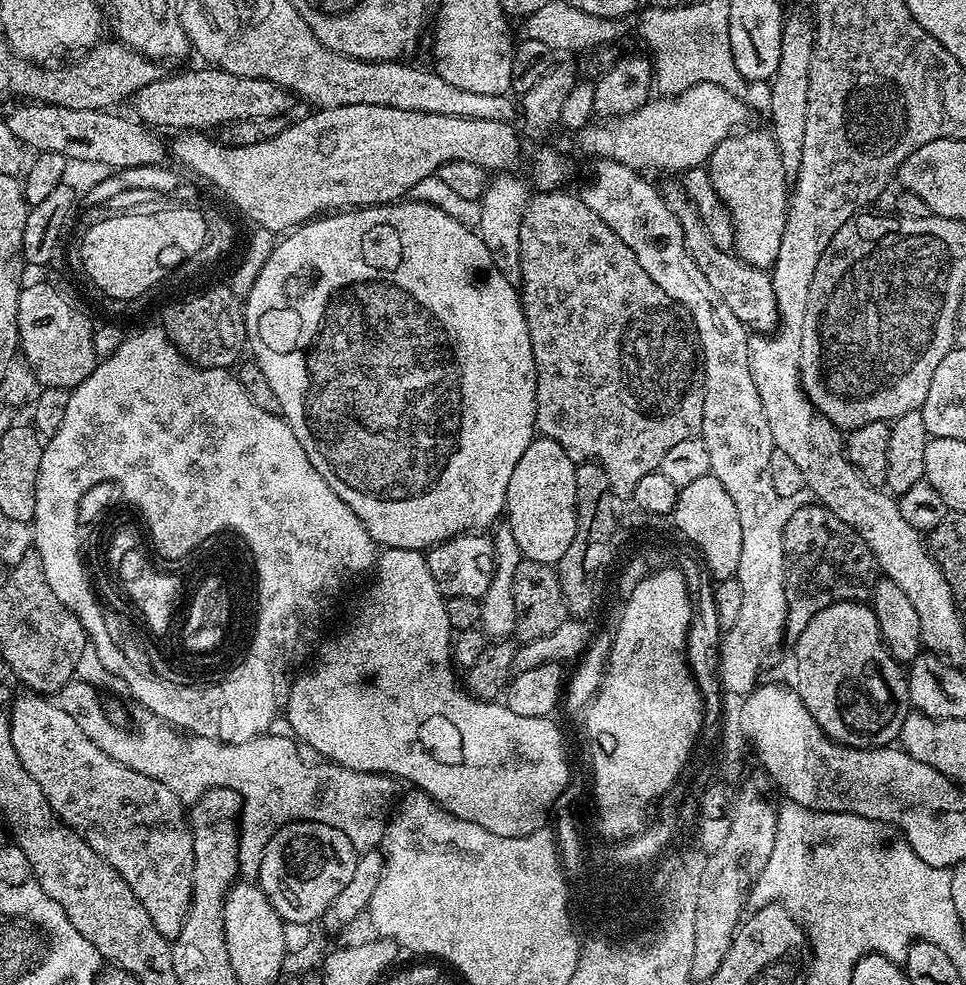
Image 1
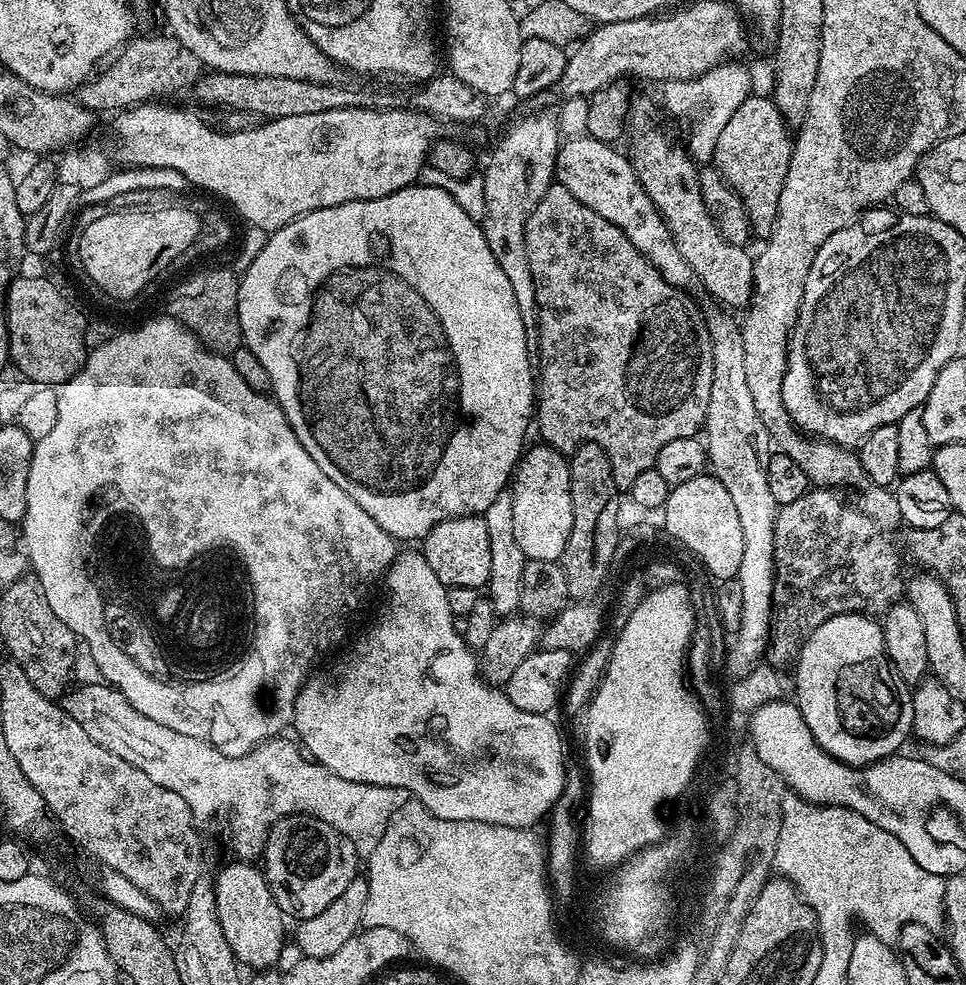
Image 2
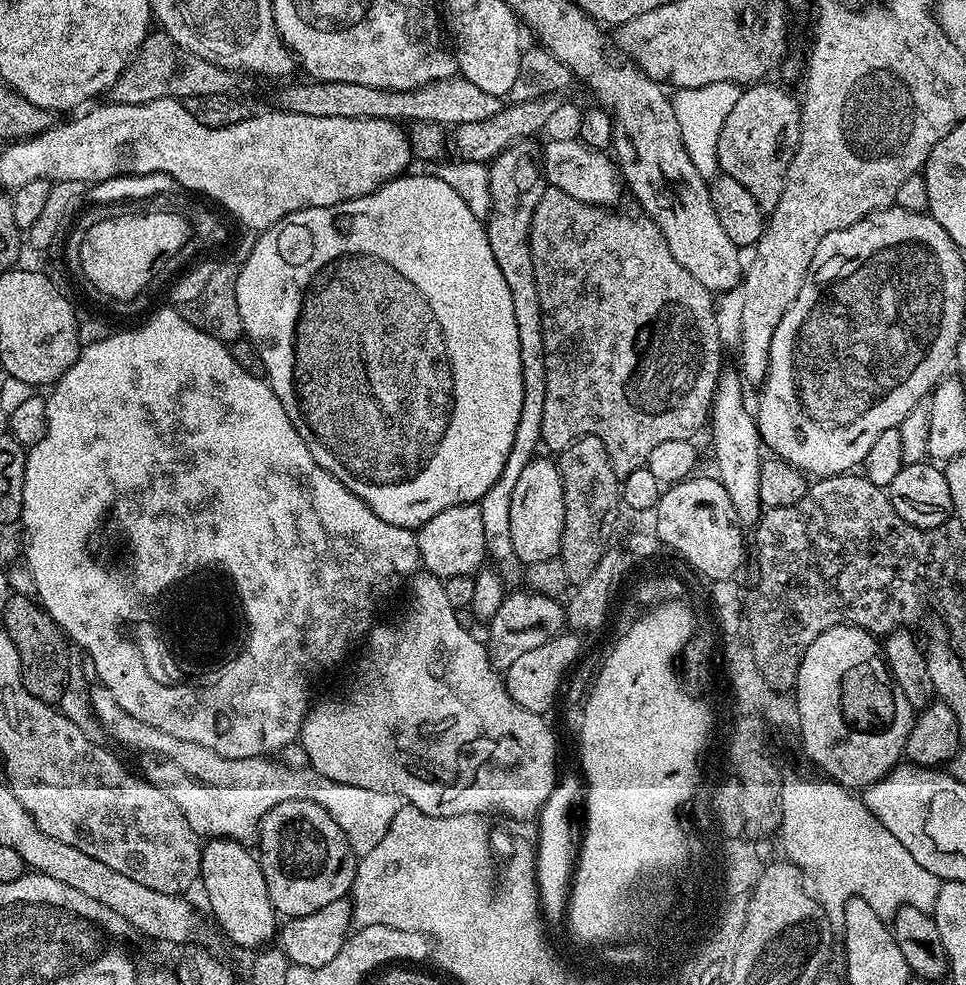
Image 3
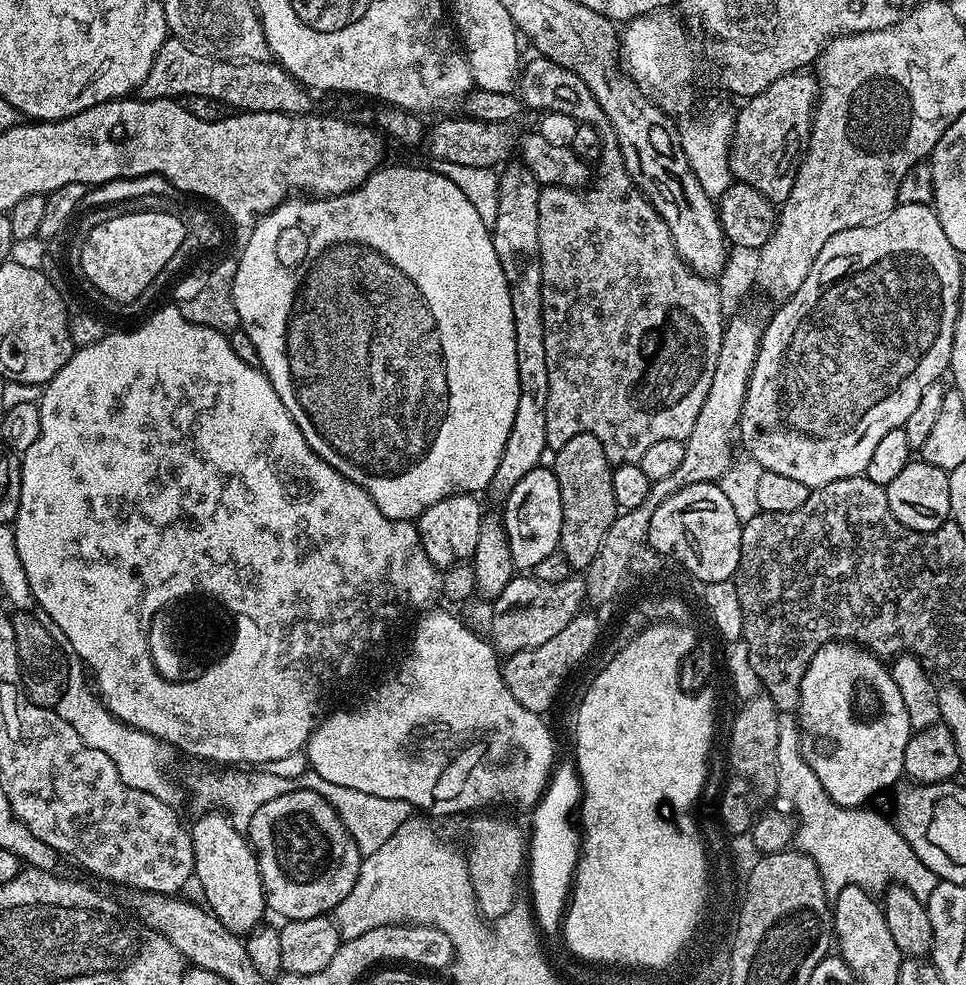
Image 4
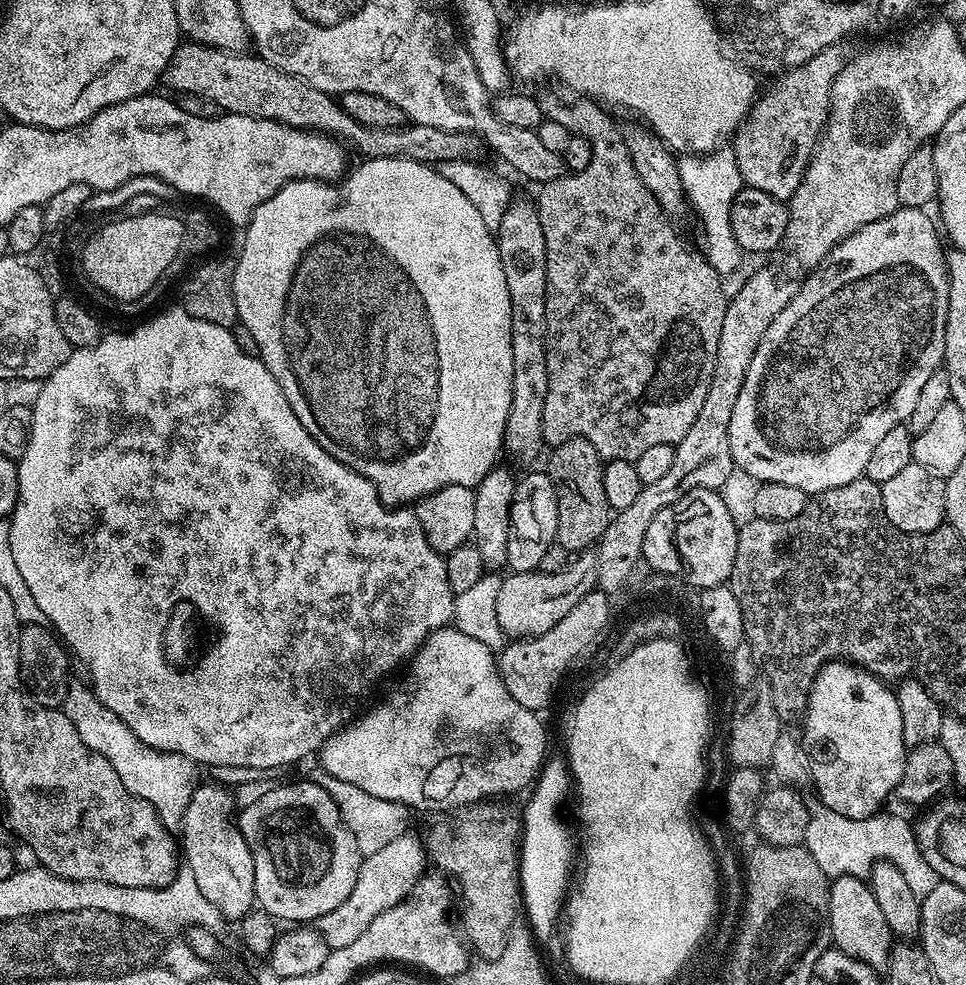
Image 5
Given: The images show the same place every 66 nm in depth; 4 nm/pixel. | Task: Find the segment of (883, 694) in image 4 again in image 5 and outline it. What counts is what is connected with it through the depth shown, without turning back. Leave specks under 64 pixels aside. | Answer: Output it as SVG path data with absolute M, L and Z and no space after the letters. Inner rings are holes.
M833 661L831 664L825 664L816 676L816 680L812 684L812 688L808 691L808 711L804 713L802 721L802 729L804 728L804 736L802 735L802 743L808 749L808 767L810 769L811 783L816 783L816 792L820 795L820 800L825 805L827 811L837 812L846 818L870 818L877 815L881 811L880 808L884 804L884 799L895 793L896 788L902 782L902 770L906 766L906 758L908 752L904 742L904 731L902 730L902 710L898 706L898 698L895 691L885 681L878 679L872 672L867 672L864 668L851 662Z

